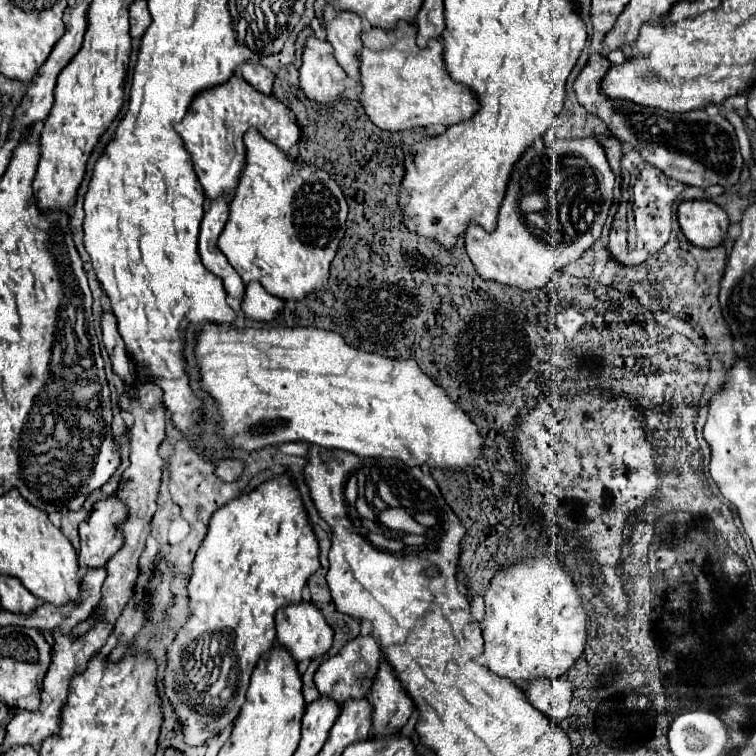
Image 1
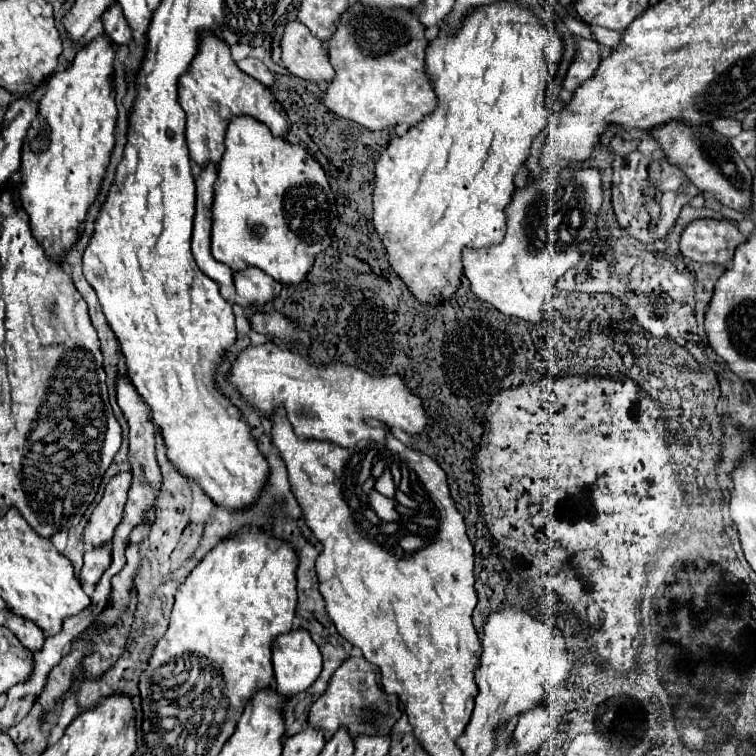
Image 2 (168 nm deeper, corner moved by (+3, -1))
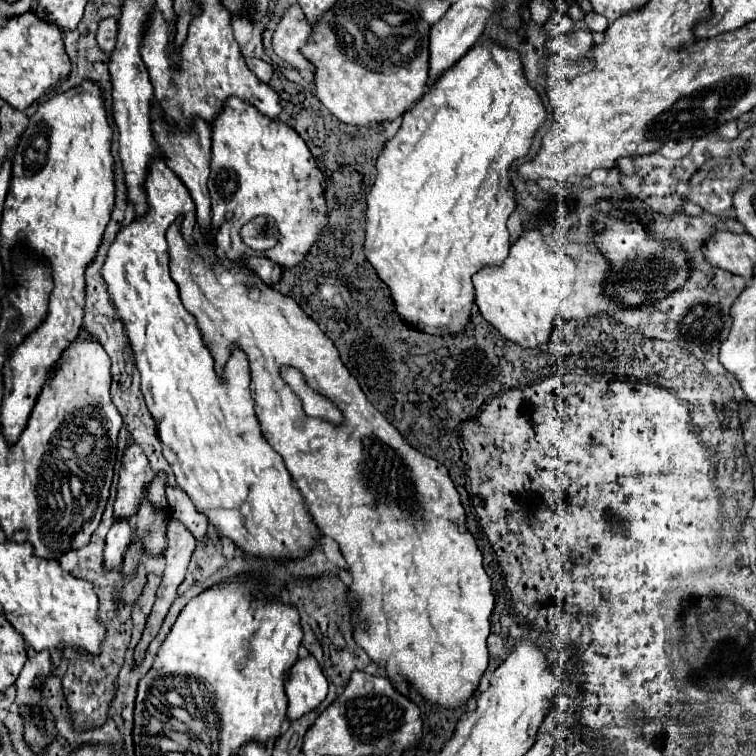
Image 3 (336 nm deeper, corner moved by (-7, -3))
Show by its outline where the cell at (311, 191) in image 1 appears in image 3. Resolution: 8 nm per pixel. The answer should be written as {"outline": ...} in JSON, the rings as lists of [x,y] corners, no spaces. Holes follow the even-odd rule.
{"outline":[[[230,97],[224,105],[226,107],[212,127],[212,173],[208,179],[212,197],[212,237],[218,249],[222,245],[226,259],[244,259],[244,267],[272,287],[280,281],[280,265],[298,267],[328,225],[330,209],[324,199],[326,175],[294,129],[282,121],[264,117],[238,97]],[[228,213],[232,213],[230,219],[226,219]],[[258,215],[276,221],[280,239],[276,247],[260,253],[262,257],[250,257],[258,253],[244,245],[240,229]]]}

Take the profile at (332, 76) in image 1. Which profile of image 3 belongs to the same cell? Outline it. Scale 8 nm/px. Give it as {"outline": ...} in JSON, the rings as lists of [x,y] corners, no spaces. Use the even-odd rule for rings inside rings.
{"outline":[[[292,5],[274,31],[274,53],[294,69],[314,71],[314,65],[302,55],[302,47],[306,43],[306,37],[310,39],[310,31],[312,25],[308,23],[306,15],[302,15],[302,9],[298,5]]]}

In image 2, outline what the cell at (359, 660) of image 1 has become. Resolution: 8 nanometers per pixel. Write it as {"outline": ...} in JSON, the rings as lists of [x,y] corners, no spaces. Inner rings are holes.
{"outline":[[[350,657],[348,661],[344,661],[344,665],[340,665],[340,669],[336,669],[326,693],[314,701],[308,715],[308,725],[318,727],[328,739],[340,727],[344,727],[352,737],[388,735],[400,715],[398,697],[386,695],[380,689],[380,673],[376,673],[376,667],[368,665],[364,657]]]}

